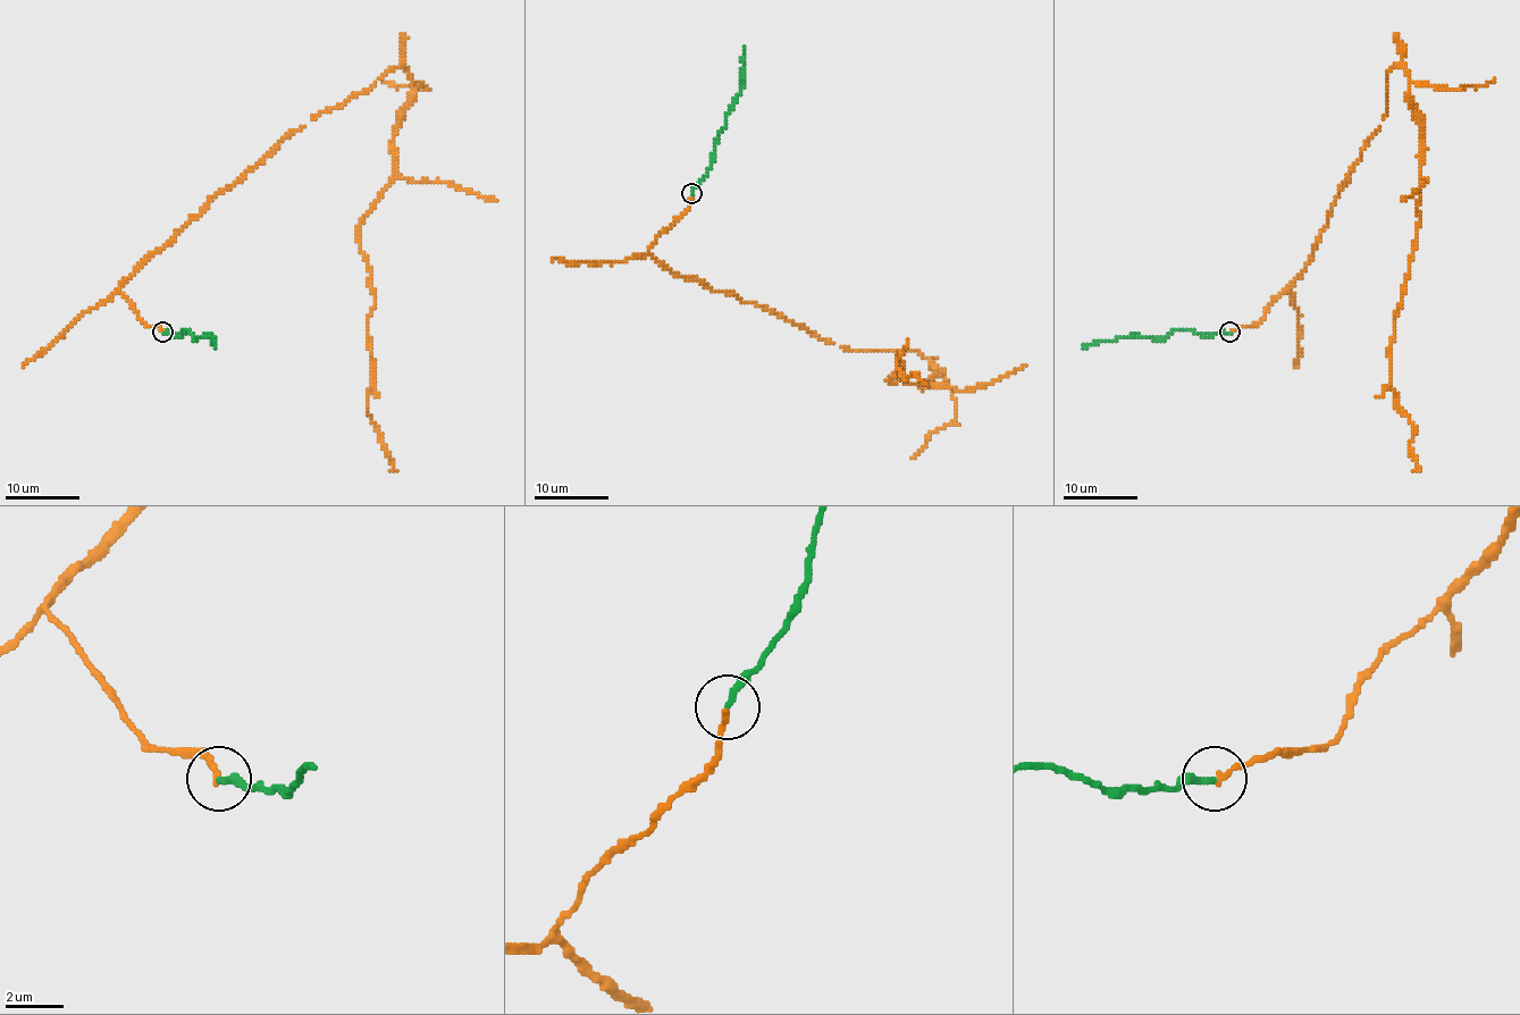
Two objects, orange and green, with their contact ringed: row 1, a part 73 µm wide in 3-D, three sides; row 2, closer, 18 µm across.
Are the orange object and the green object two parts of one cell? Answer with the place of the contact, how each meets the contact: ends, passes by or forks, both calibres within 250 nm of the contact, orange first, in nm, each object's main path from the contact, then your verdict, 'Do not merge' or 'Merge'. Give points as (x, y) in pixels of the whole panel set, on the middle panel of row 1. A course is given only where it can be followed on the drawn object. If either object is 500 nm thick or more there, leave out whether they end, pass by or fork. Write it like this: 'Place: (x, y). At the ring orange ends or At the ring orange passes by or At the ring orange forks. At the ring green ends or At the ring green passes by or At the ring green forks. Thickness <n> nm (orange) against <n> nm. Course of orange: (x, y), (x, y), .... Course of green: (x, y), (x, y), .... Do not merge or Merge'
Place: (691, 193). At the ring orange ends. At the ring green ends. Thickness 260 nm (orange) against 260 nm. Course of orange: (691, 194), (647, 249), (658, 262), (941, 374), (891, 383), (899, 353), (917, 377). Course of green: (691, 194), (710, 166), (720, 133), (727, 125), (727, 112), (744, 83), (745, 45). Merge

